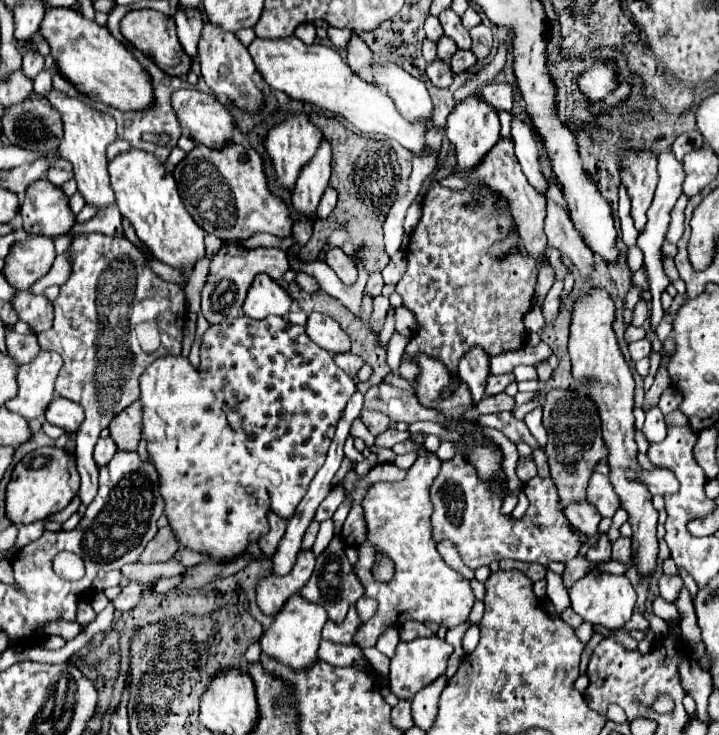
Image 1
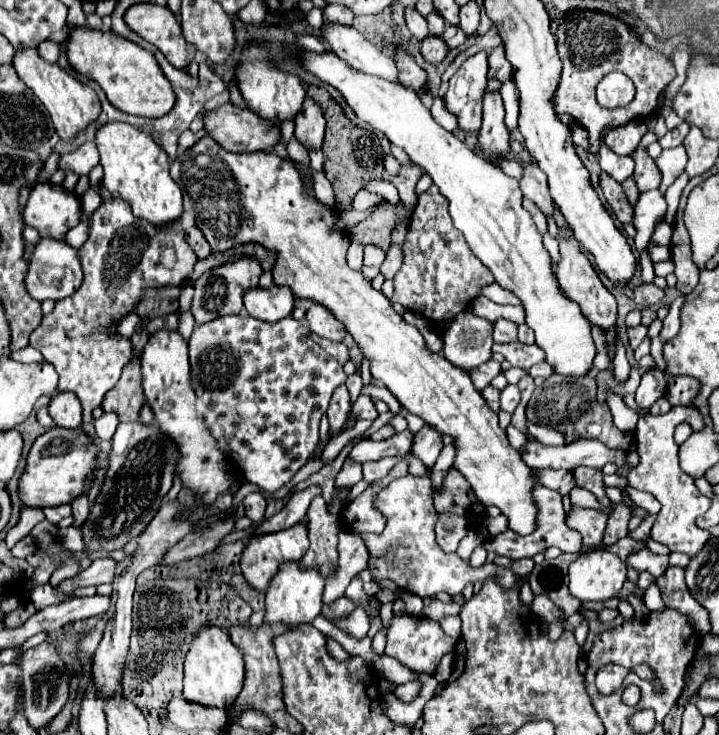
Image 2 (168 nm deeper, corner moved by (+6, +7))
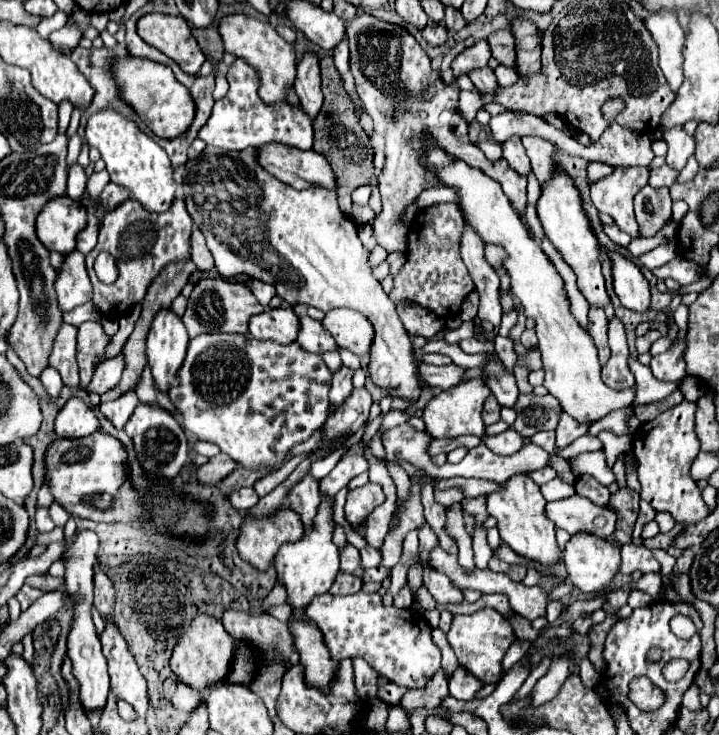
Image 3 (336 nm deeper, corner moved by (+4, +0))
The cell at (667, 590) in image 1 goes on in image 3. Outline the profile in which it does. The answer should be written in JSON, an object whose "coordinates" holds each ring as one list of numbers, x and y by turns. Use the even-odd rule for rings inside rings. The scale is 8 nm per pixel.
{"coordinates":[[627,543,621,547,621,573,631,575,633,571,643,571,643,573,661,573,661,565,657,559,651,555,651,549,639,547,633,543]]}

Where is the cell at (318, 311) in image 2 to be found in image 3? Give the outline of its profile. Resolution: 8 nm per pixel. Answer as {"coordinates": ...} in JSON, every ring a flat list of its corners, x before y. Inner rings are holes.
{"coordinates":[[331,309,325,313,321,321,323,329,333,335,339,347,363,355,369,351,371,345,371,325,363,315,351,309]]}

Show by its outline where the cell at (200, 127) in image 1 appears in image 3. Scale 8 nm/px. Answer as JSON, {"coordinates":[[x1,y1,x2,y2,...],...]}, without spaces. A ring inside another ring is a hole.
{"coordinates":[[265,143,257,147,257,163,295,189,307,189,313,183,335,189,335,177,329,163,313,149,303,151,285,143]]}

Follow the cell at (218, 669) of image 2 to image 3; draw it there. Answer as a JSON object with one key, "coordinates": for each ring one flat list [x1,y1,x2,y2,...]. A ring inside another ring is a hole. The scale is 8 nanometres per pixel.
{"coordinates":[[199,615,191,621,189,629,177,641,177,647,173,649,171,657,171,669,181,683,201,693,207,693,213,685,223,683,229,677,235,657,235,647,237,647,235,641,231,639,231,635,227,635,219,619,215,621,215,617]]}

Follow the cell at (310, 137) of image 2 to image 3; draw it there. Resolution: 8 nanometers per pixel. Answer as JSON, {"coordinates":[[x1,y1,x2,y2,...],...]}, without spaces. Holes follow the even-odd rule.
{"coordinates":[[305,55,297,65,297,79,295,79,295,93,299,97,301,109,307,113,311,121,317,119,323,93,321,93,321,77,319,77,319,61,317,55]]}

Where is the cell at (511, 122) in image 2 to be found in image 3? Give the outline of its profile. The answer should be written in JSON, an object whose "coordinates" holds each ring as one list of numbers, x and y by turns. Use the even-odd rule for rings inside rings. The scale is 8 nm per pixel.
{"coordinates":[[499,65,499,67,495,69,495,75,497,75,497,81,499,81,501,87,509,87,509,85,515,83,515,79,519,79,517,71,511,69,511,67,505,67,505,65]]}

